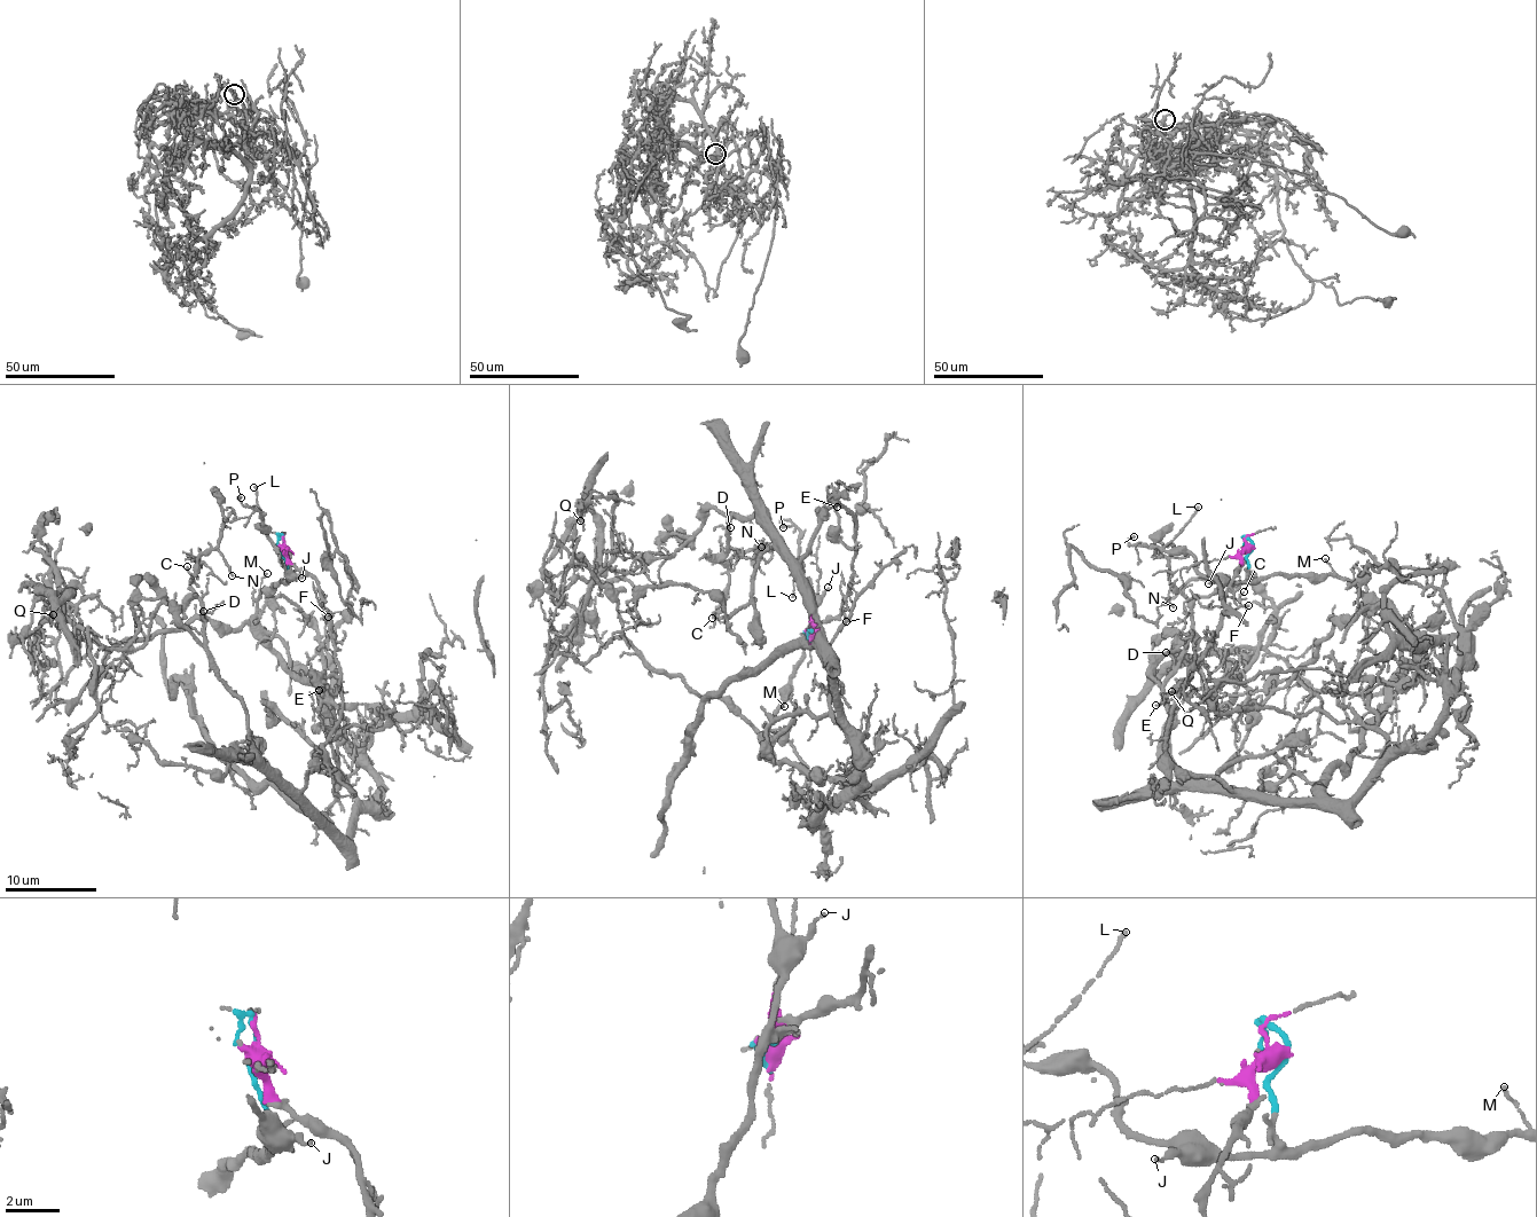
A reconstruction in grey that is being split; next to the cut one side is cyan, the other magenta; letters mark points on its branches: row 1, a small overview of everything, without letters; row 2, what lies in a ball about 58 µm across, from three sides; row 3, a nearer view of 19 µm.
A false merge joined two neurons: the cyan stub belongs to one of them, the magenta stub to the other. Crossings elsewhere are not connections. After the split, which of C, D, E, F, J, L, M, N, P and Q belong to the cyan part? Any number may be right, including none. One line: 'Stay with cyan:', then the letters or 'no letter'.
Stay with cyan: J, L, M, P

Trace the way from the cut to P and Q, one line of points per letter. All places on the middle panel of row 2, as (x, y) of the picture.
P: (808, 637), (813, 595), (810, 581), (805, 582), (799, 573), (800, 531), (785, 520), (781, 521), (783, 526)
Q: (808, 637), (848, 590), (838, 503), (800, 558), (759, 507), (713, 508), (595, 583), (581, 520)

